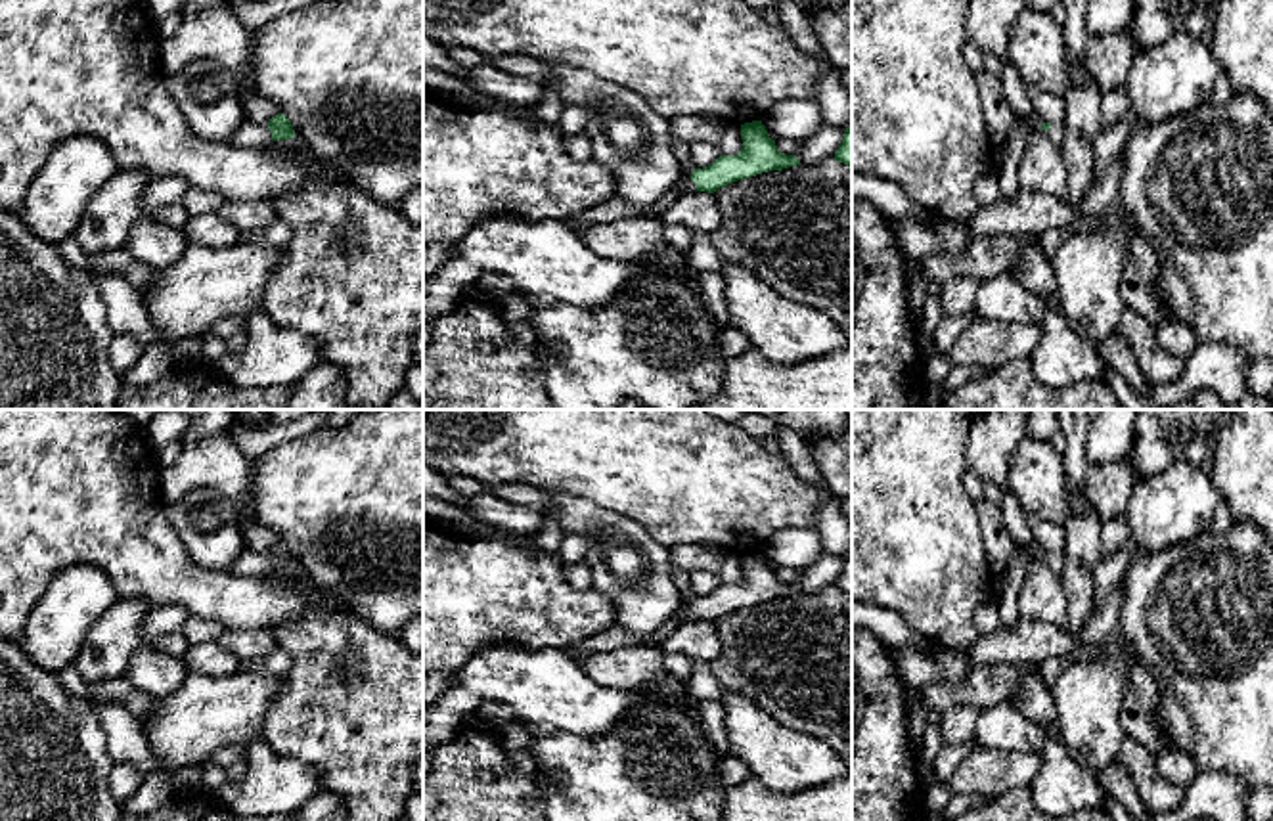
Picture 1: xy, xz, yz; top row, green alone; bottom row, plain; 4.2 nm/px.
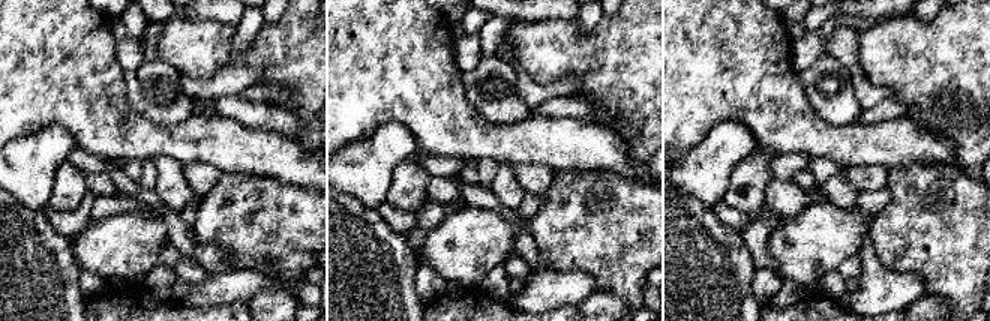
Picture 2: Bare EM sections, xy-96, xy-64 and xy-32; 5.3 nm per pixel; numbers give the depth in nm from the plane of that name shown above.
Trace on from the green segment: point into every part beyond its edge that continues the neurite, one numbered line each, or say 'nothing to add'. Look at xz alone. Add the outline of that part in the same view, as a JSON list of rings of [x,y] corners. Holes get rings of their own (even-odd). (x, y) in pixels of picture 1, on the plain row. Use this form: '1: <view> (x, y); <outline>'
1: xz (613, 638); [[[691,607],[678,609],[672,618],[668,618],[657,632],[653,632],[643,639],[634,637],[630,632],[626,632],[620,626],[613,626],[605,632],[599,632],[592,637],[572,643],[570,647],[567,647],[567,653],[578,660],[580,656],[593,651],[613,651],[628,645],[660,647],[662,641],[670,635],[670,632],[687,620],[697,620],[697,612]]]

